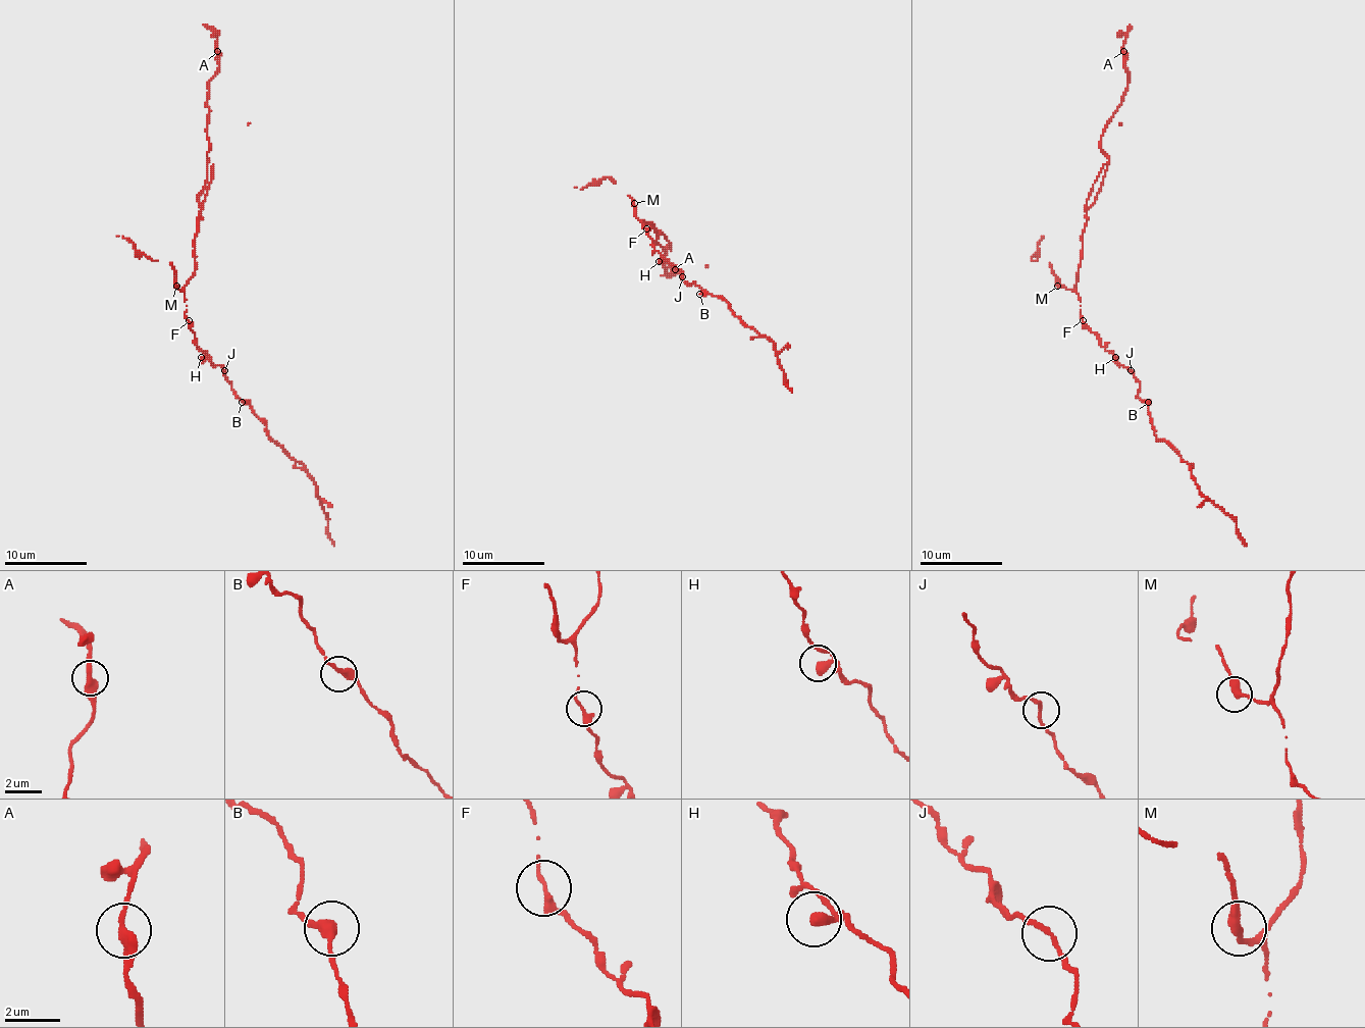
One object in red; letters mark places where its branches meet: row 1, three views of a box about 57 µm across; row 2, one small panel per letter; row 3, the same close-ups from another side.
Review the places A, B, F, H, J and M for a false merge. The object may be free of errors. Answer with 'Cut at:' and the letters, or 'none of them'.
Cut at: none of them

